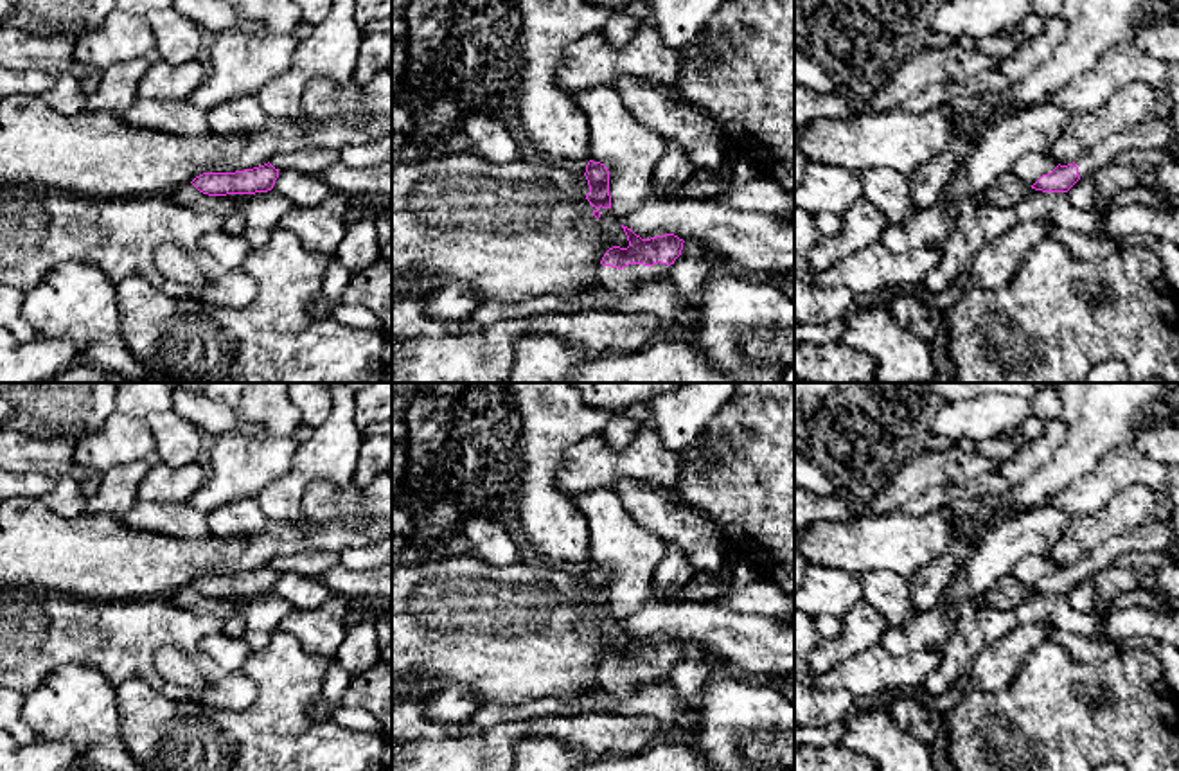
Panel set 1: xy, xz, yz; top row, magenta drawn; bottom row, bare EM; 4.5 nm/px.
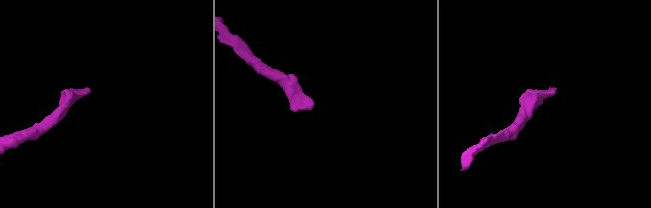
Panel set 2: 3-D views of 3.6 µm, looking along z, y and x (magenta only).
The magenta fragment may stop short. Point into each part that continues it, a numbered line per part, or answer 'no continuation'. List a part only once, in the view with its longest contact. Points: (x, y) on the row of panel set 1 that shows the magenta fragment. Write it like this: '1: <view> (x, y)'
1: xz (620, 283)

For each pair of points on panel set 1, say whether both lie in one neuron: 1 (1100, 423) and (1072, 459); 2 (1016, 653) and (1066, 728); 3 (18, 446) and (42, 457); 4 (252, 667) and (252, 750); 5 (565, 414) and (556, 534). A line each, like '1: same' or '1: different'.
1: same
2: different
3: same
4: same
5: same

